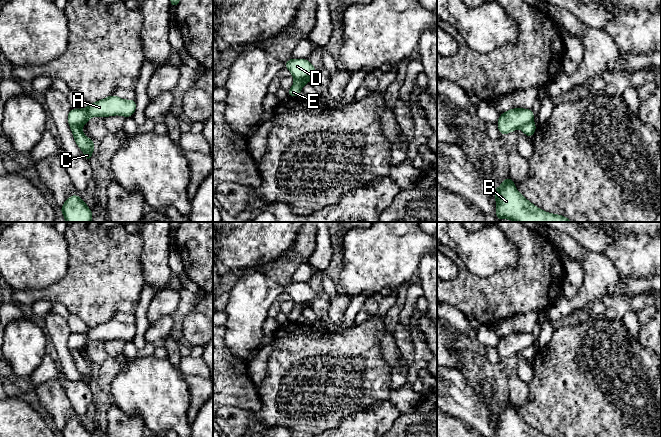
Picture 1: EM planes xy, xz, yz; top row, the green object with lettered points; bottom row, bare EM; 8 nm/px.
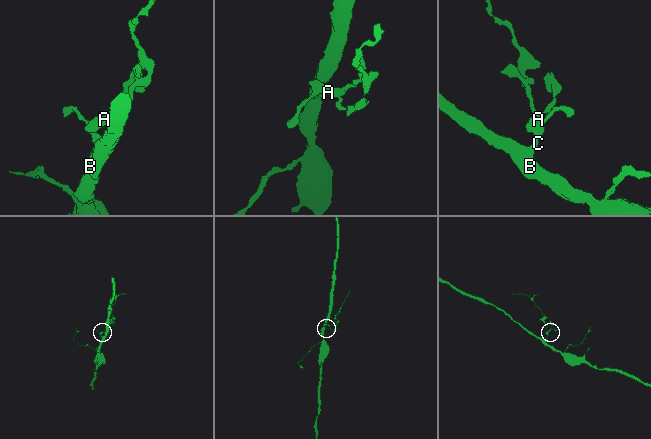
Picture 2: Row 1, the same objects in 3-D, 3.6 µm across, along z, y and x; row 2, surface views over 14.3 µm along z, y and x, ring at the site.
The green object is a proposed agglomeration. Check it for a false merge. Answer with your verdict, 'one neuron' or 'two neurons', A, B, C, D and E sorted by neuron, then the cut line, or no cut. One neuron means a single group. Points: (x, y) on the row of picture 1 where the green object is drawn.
two neurons; A D / B C E; cut in yz along (532, 120), (521, 127)

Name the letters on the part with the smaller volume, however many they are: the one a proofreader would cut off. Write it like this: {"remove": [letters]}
{"remove": ["A", "D"]}

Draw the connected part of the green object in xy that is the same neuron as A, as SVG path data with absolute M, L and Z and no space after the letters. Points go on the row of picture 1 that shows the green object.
M111 95L95 103L88 103L85 109L70 109L68 113L68 124L81 127L86 125L89 118L95 116L122 115L125 118L133 116L136 110L136 100L124 100L116 95Z

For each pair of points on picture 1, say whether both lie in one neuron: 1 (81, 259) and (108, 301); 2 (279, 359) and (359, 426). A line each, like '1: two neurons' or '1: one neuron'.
1: one neuron
2: two neurons

